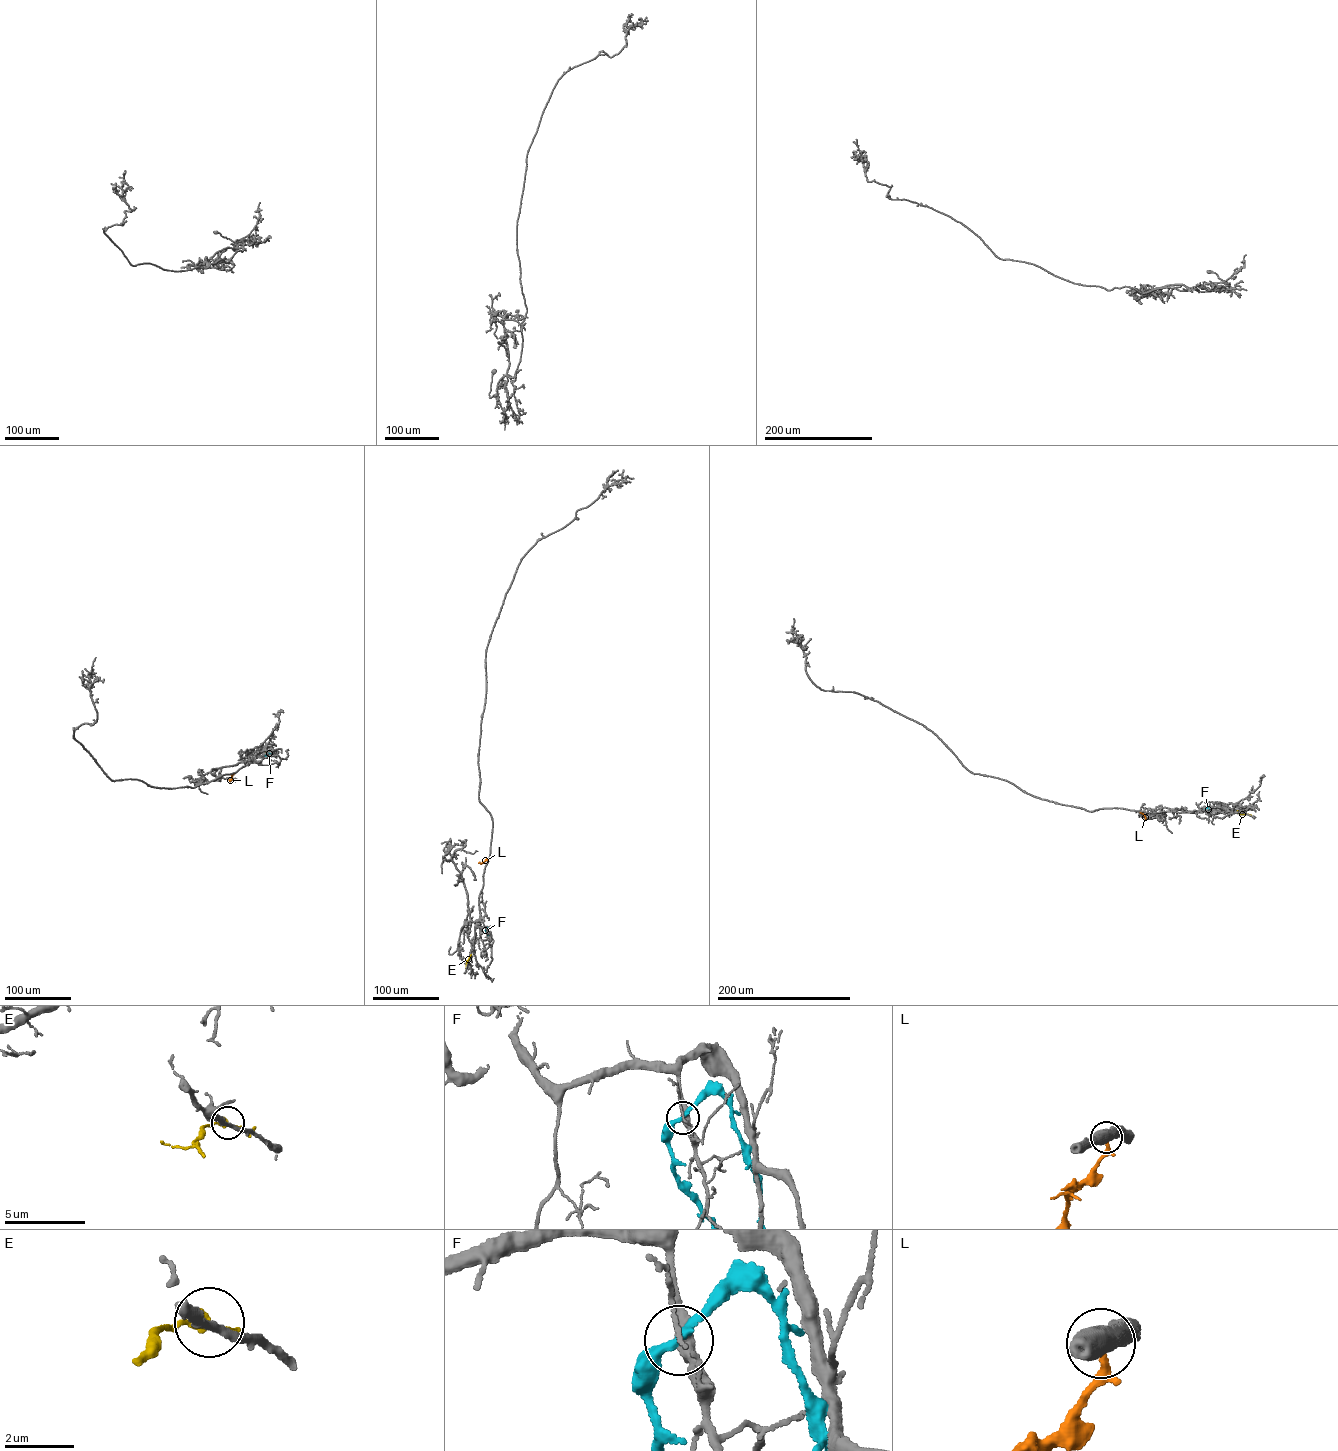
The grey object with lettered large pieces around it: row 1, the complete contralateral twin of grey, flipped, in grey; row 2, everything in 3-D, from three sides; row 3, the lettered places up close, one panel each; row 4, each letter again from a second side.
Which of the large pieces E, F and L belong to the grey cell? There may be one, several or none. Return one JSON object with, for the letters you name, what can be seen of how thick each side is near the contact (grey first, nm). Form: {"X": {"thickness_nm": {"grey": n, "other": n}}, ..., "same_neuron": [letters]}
{"same_neuron": []}

